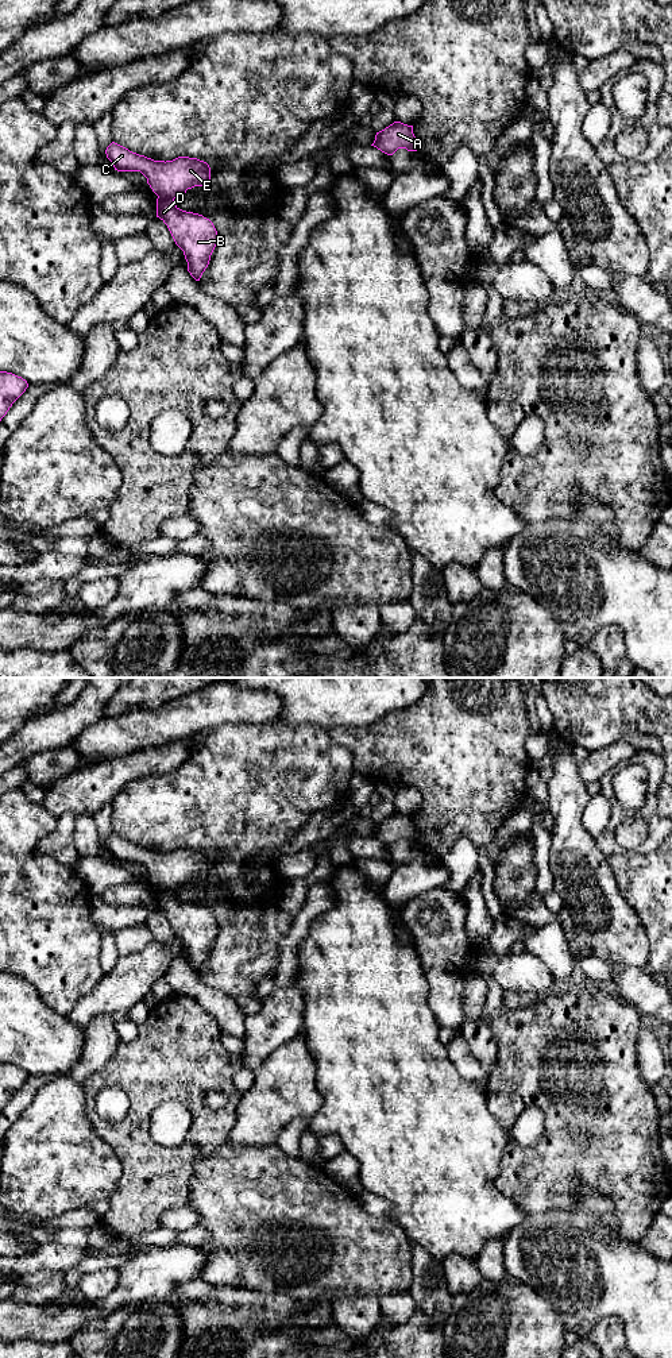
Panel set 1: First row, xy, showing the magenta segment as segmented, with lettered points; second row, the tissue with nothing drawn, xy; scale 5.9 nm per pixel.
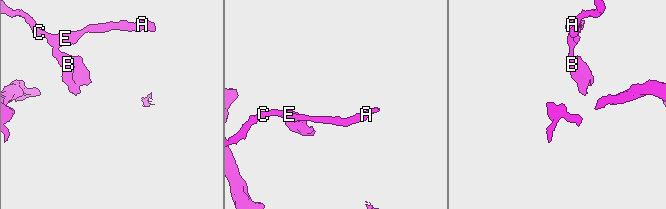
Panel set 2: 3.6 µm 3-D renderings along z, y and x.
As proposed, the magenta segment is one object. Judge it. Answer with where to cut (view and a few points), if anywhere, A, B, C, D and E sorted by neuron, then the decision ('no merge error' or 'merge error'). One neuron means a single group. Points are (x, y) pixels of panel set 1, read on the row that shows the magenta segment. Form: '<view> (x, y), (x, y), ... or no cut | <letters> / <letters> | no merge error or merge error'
xy (158, 197), (173, 200) | A C E / B D | merge error

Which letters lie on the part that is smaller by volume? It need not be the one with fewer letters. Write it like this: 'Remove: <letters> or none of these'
Remove: B, D

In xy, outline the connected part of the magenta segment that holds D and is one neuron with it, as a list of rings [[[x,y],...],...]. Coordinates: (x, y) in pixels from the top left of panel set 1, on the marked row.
[[[157,198],[157,217],[169,228],[175,244],[184,251],[188,271],[200,281],[217,244],[213,223],[202,215],[179,209],[174,200]]]

